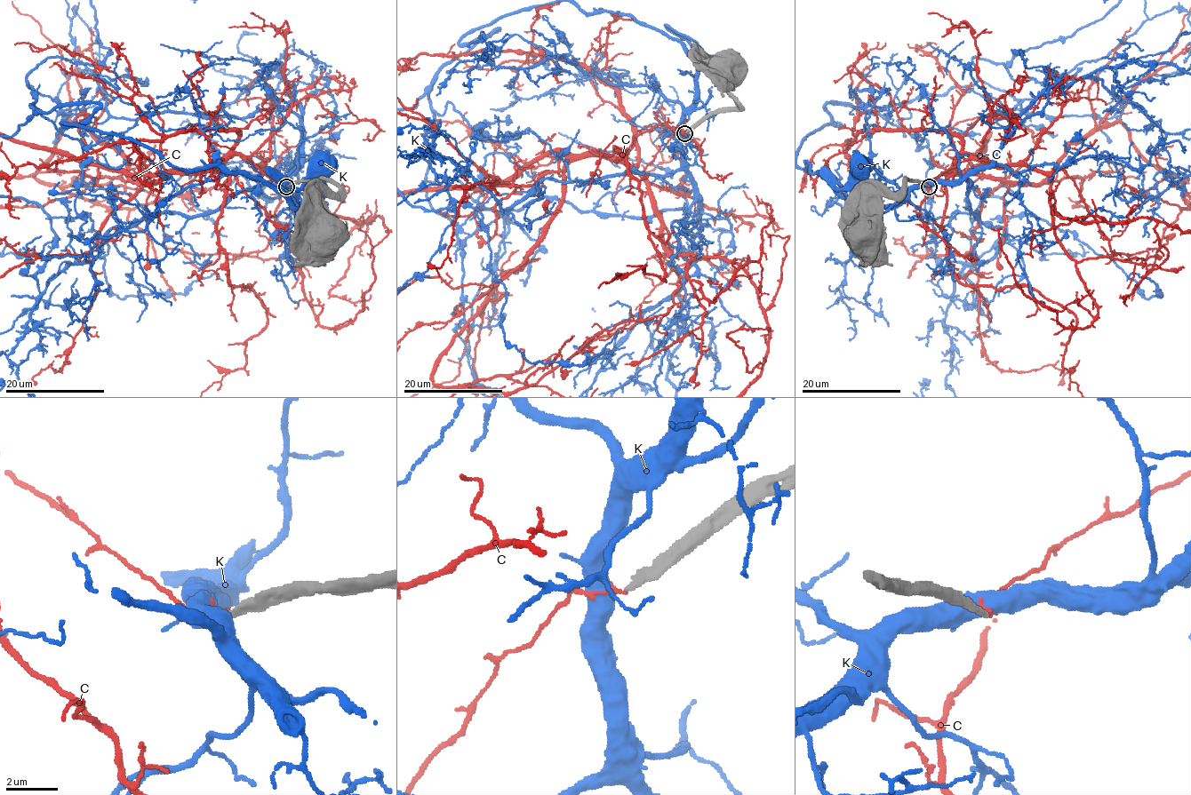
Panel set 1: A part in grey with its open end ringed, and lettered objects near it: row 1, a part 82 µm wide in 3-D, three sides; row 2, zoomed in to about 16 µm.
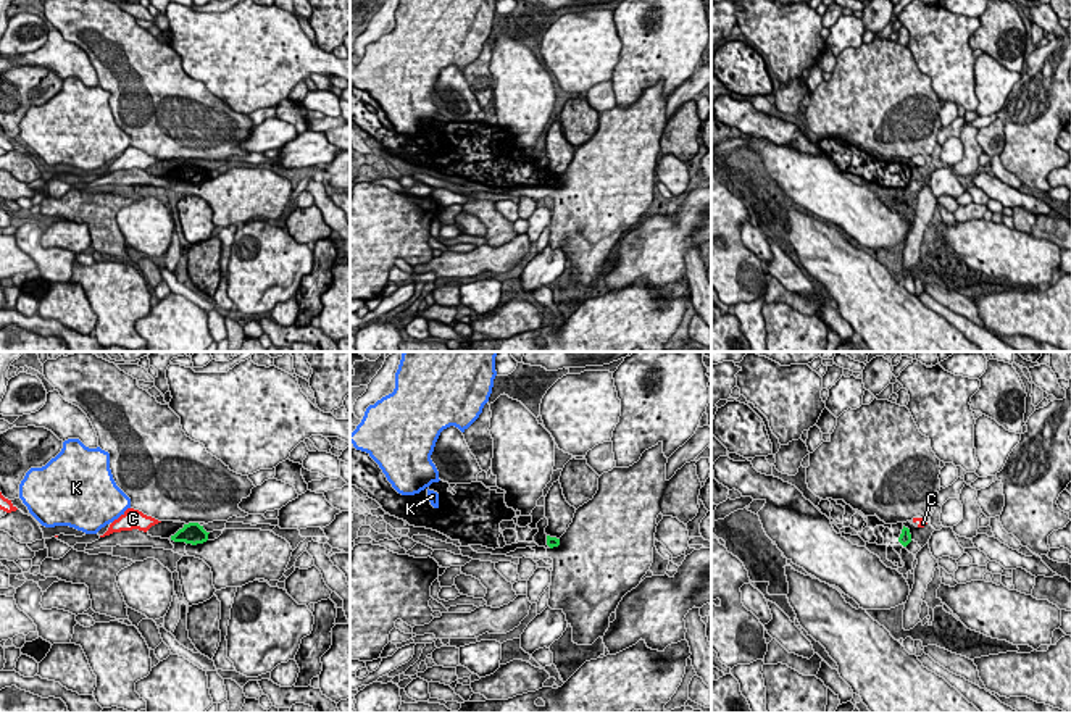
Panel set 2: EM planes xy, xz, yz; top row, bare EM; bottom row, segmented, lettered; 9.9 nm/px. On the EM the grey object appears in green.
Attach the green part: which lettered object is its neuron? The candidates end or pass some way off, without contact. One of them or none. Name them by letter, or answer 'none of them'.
none of them

